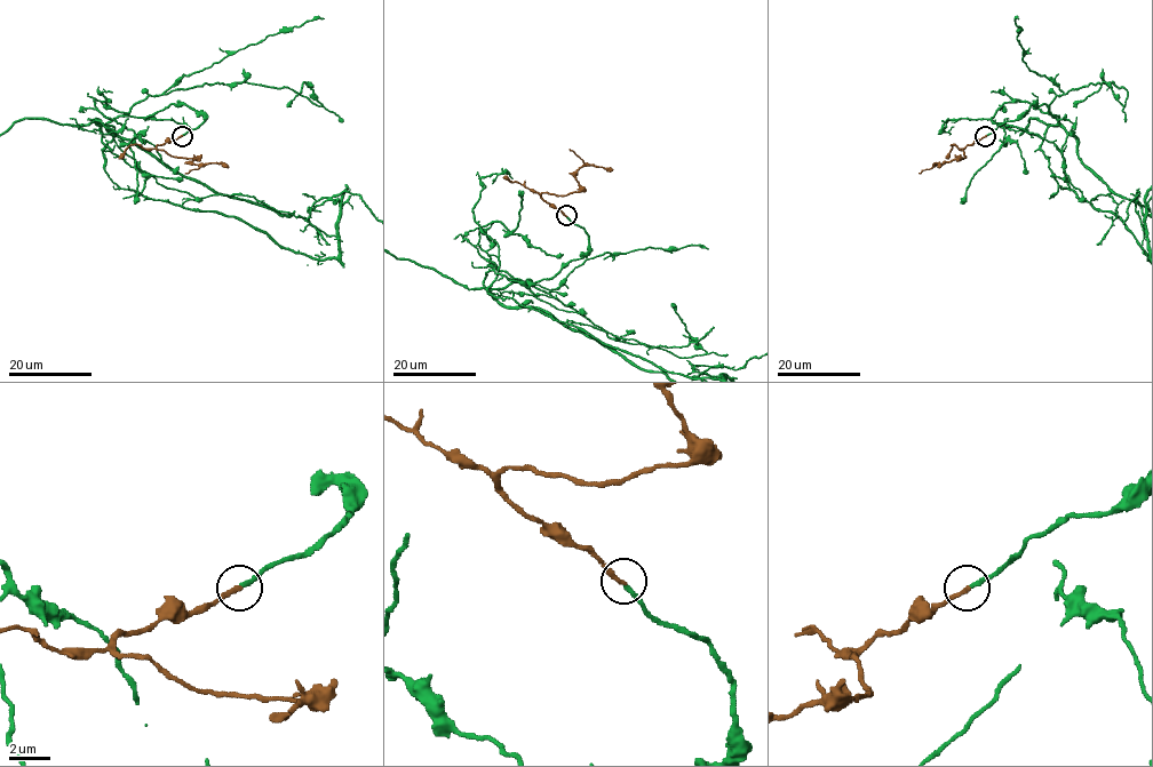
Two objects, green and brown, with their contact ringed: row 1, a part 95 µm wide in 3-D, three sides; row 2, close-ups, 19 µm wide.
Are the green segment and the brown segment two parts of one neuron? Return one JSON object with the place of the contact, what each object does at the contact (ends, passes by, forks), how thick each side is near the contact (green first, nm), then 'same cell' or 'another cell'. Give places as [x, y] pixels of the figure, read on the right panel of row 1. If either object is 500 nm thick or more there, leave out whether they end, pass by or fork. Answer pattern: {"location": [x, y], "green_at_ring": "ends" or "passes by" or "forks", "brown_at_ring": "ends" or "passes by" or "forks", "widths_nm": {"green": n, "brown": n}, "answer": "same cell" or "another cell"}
{"location": [985, 136], "green_at_ring": "ends", "brown_at_ring": "ends", "widths_nm": {"green": 200, "brown": 220}, "answer": "same cell"}

